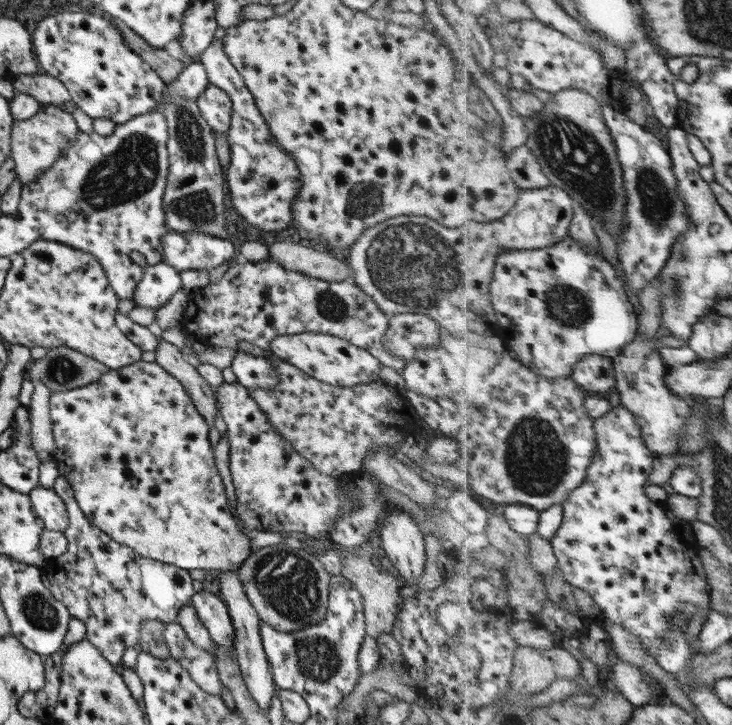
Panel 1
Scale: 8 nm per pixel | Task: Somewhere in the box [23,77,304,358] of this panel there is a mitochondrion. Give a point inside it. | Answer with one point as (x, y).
(130, 171)

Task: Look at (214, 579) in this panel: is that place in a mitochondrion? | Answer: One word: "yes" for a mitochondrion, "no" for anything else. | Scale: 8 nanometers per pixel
no

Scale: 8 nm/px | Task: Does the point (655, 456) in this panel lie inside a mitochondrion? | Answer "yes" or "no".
no

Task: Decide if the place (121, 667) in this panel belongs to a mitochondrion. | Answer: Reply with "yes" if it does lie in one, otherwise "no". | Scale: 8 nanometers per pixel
no

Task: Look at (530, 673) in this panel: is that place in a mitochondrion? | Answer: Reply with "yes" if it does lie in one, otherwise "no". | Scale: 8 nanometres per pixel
no

